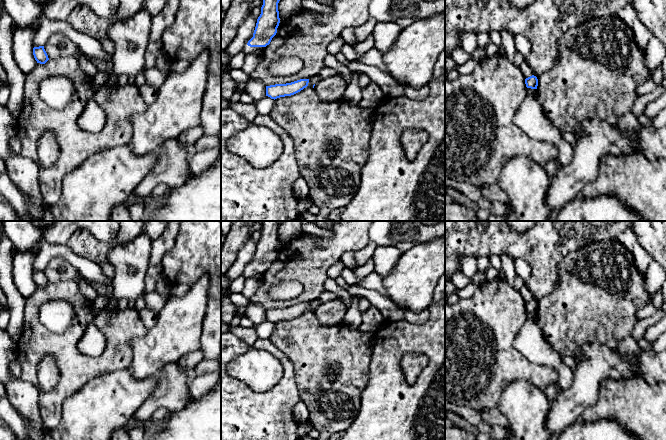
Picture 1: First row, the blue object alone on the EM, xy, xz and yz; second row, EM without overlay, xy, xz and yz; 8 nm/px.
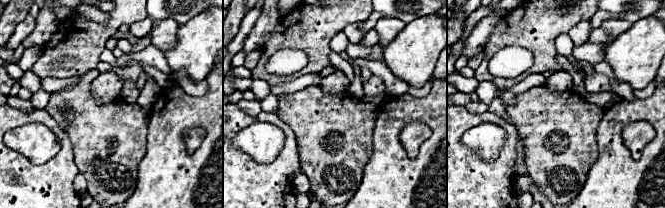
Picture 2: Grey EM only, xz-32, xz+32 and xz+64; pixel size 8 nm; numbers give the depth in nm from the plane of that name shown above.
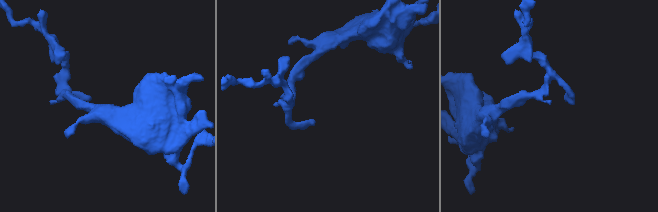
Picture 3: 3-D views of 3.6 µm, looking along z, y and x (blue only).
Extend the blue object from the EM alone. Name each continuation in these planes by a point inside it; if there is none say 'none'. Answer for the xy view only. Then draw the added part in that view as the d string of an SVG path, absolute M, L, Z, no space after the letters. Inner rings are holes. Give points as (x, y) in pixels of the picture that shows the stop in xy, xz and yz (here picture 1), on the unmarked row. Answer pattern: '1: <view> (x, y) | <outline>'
none

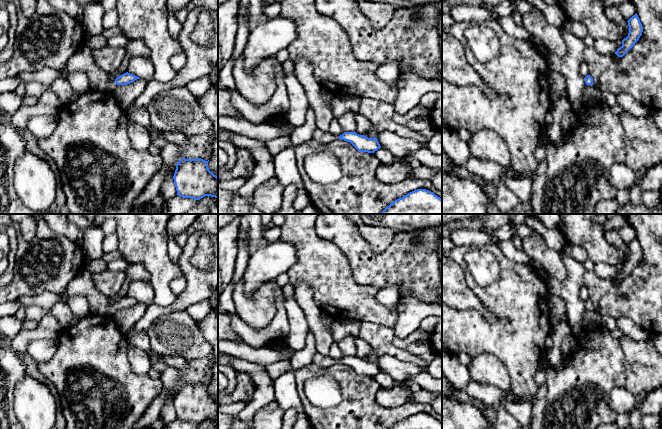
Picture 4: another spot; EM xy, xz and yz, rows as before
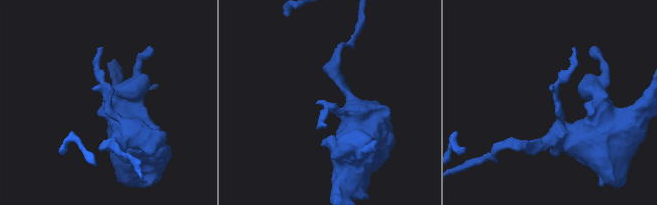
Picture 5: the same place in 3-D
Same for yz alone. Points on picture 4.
none

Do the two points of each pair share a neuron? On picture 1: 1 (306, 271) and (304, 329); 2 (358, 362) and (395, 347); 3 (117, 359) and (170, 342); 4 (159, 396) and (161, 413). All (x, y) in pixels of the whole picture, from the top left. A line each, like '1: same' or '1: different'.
1: different
2: different
3: different
4: different

